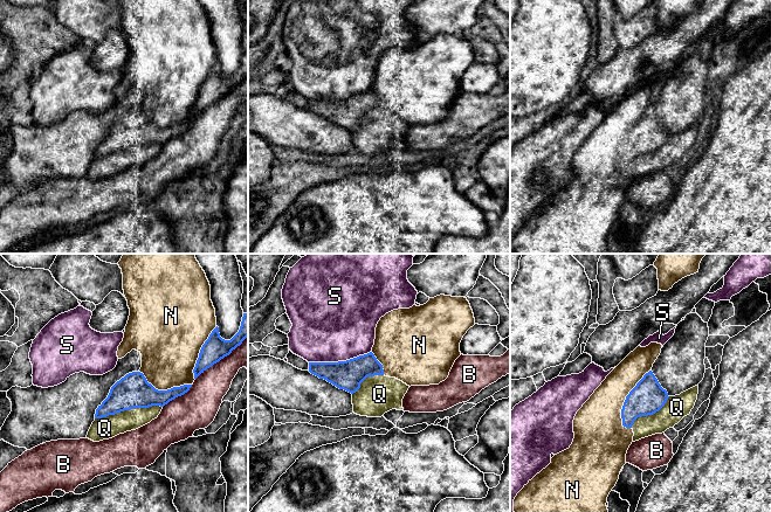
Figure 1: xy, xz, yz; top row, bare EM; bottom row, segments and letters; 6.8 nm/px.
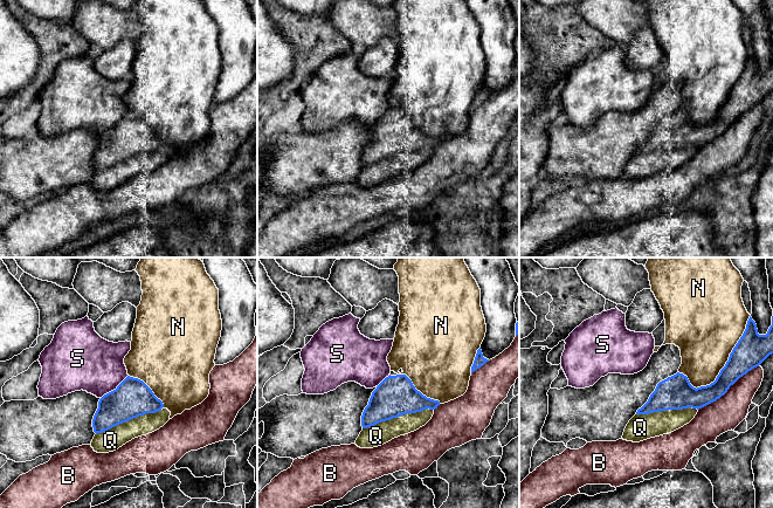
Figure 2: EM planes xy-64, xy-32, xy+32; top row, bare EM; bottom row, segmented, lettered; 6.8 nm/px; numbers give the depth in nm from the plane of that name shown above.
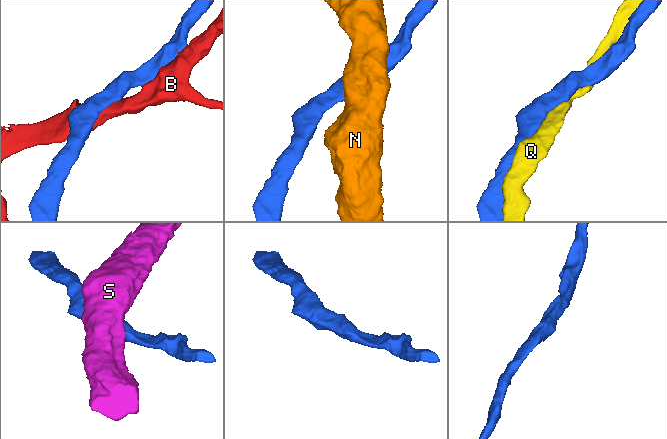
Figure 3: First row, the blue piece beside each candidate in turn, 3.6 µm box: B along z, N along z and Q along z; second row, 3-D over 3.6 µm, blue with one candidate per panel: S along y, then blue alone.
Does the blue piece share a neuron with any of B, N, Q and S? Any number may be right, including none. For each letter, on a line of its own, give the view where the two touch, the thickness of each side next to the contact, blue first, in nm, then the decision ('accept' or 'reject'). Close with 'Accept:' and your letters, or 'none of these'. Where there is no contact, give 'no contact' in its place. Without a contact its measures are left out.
B: xy | 160/220 nm | reject
N: yz | 240/320 nm | reject
Q: xy | 240/150 nm | accept
S: xz | 200/500 nm | reject
Accept: Q

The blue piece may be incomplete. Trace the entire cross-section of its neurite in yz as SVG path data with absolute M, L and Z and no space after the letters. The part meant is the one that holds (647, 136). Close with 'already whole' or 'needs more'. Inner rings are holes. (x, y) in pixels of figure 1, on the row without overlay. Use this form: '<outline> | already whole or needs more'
M649 109L626 134L621 147L622 164L633 167L633 180L662 172L690 152L697 132L698 124L695 124L669 134Z | needs more

